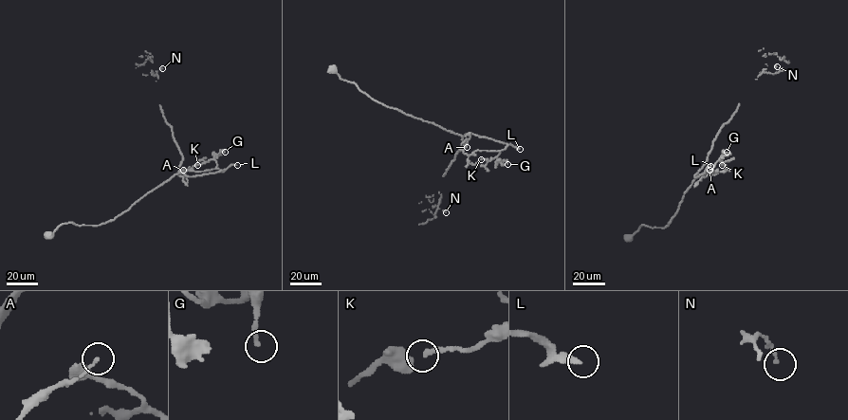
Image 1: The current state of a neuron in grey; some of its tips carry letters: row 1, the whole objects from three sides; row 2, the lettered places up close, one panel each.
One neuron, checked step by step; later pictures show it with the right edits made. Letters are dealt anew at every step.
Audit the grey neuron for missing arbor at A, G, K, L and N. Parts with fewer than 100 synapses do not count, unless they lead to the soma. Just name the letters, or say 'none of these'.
L

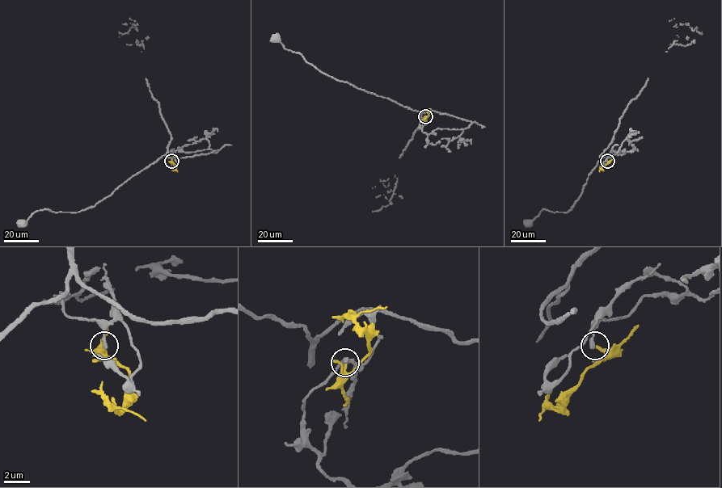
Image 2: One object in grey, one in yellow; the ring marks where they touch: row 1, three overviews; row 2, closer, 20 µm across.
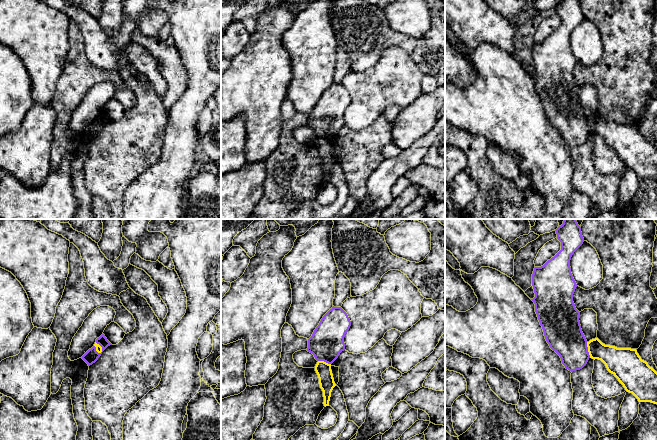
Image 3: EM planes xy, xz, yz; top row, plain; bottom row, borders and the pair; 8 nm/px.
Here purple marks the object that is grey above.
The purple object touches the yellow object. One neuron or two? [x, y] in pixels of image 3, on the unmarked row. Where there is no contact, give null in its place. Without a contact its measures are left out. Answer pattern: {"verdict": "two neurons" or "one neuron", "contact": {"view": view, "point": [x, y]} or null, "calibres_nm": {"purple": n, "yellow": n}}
{"verdict": "two neurons", "contact": {"view": "yz", "point": [587, 126]}, "calibres_nm": {"purple": 300, "yellow": 200}}

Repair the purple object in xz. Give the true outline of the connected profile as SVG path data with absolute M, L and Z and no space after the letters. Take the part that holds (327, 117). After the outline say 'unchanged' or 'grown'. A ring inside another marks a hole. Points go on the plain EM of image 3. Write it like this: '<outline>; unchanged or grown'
M332 83L321 95L319 101L308 115L307 127L312 129L317 137L332 140L345 126L344 113L351 102L347 89L341 83Z; unchanged

